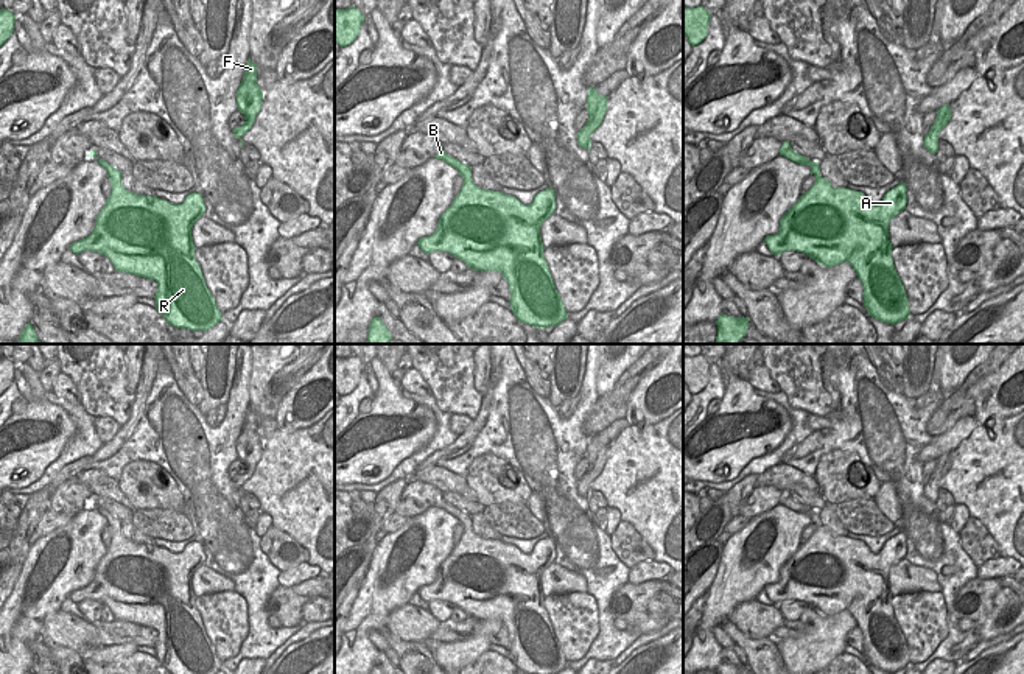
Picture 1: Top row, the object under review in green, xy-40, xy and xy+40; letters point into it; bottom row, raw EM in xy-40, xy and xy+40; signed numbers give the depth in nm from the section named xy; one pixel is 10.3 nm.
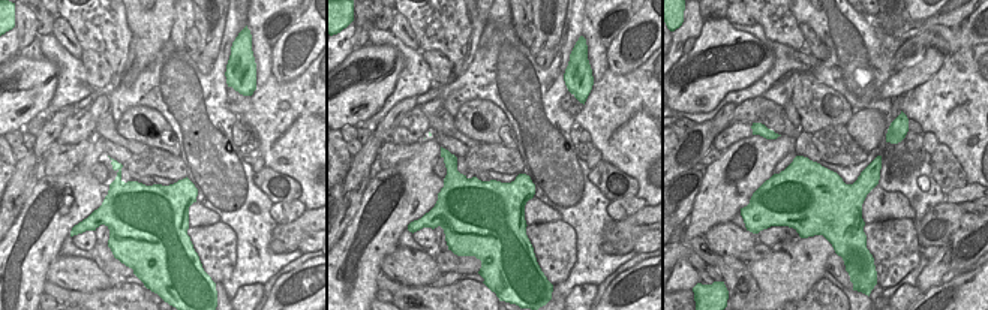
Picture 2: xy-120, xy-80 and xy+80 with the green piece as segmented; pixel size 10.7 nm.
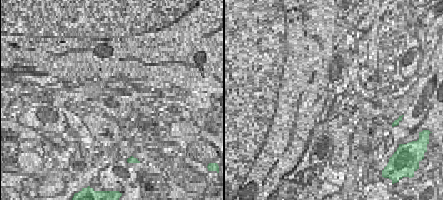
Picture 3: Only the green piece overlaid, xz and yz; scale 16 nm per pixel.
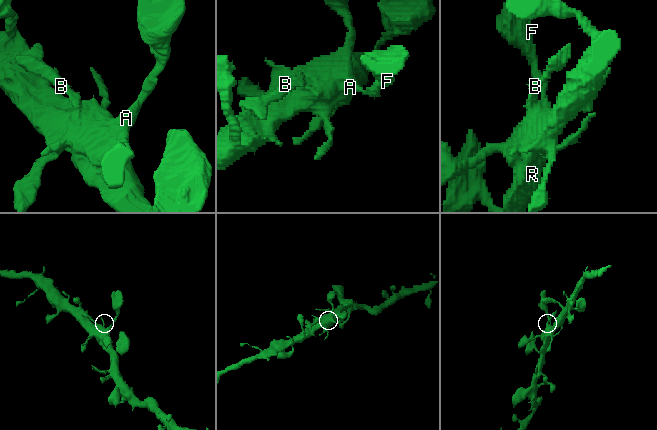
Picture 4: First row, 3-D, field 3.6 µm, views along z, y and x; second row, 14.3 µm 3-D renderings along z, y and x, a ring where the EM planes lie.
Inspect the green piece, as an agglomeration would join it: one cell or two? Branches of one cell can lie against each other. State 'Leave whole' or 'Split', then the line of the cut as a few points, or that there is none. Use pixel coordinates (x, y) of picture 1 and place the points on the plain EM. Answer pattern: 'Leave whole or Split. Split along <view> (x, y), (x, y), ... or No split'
Leave whole. No split

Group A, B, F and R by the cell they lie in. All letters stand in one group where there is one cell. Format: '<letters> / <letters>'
A B F R

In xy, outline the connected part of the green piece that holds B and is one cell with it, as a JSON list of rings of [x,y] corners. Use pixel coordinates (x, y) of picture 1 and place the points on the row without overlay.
[[[442,493],[436,507],[456,517],[464,528],[451,554],[440,563],[433,584],[417,590],[420,599],[448,601],[475,620],[498,620],[509,632],[510,657],[518,671],[529,674],[557,674],[568,666],[545,609],[540,576],[556,560],[556,543],[551,535],[534,545],[529,554],[503,540],[482,539],[473,532],[472,517],[448,504]]]

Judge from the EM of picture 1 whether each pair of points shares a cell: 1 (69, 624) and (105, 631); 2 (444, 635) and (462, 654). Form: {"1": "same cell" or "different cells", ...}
{"1": "different cells", "2": "different cells"}

